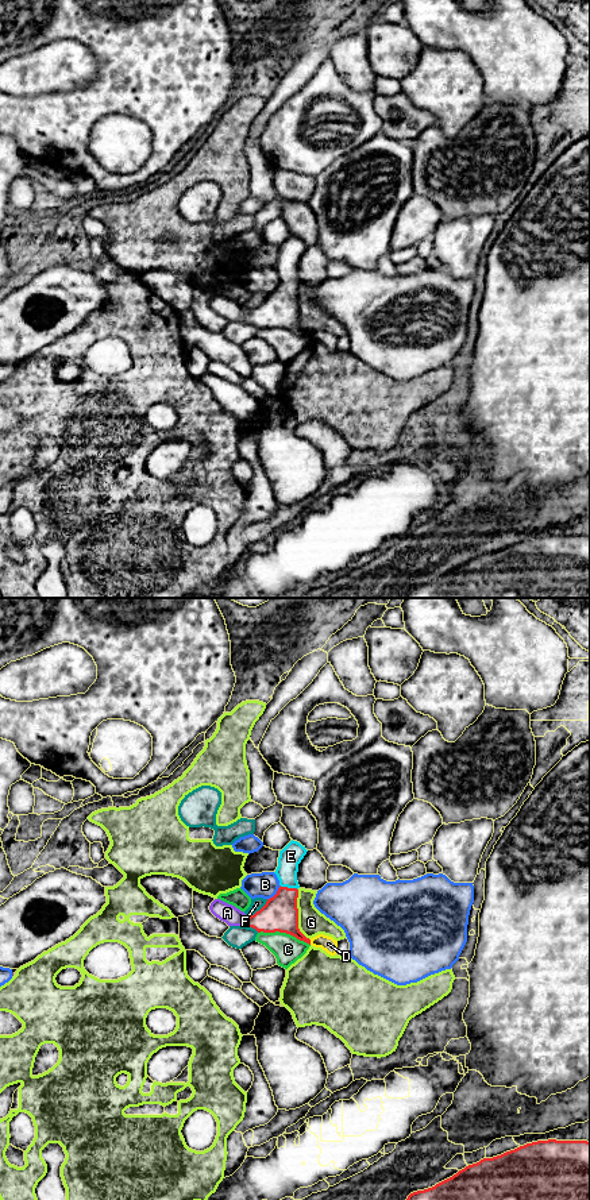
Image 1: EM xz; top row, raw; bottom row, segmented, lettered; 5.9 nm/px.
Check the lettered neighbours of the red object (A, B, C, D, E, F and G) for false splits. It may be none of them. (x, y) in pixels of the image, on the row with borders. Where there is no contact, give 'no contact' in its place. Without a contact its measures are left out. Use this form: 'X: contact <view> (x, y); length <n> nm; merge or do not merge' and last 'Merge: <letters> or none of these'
A: contact xz (246, 921); length 60 nm; merge
B: contact xz (276, 894); length 120 nm; do not merge
C: contact xz (284, 932); length 320 nm; do not merge
D: contact xz (309, 942); length 30 nm; do not merge
E: contact xz (289, 888); length 120 nm; merge
F: contact xz (257, 911); length 170 nm; do not merge
G: contact xz (297, 915); length 320 nm; do not merge
Merge: A, E

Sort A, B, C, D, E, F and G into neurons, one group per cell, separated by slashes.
A E / B / C / D / F / G

